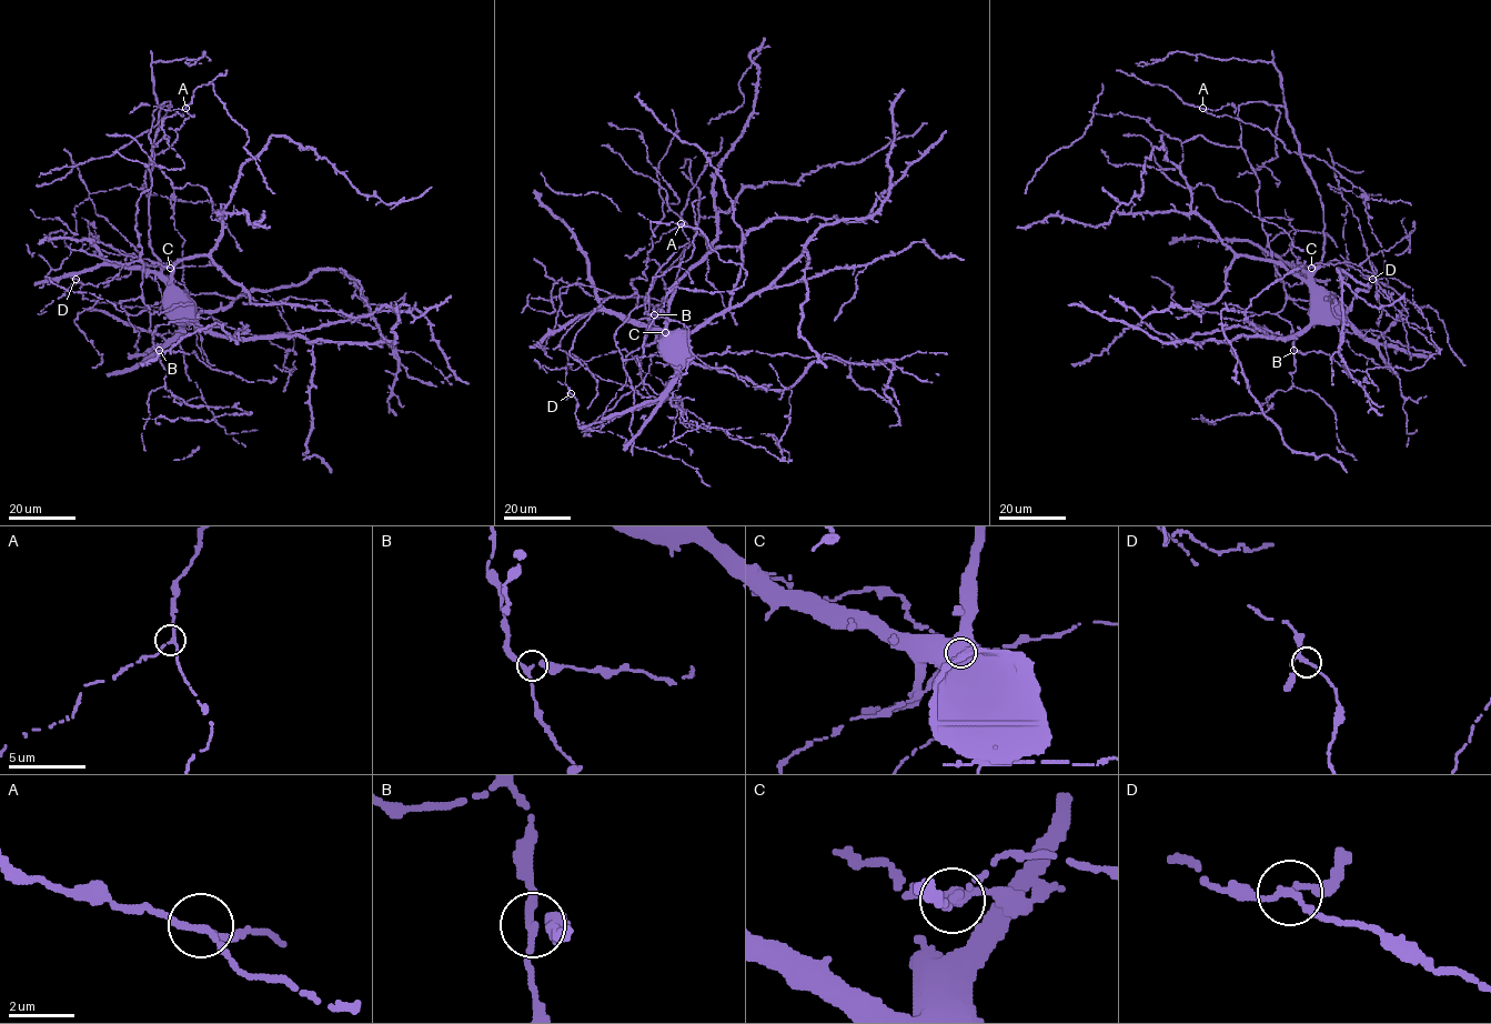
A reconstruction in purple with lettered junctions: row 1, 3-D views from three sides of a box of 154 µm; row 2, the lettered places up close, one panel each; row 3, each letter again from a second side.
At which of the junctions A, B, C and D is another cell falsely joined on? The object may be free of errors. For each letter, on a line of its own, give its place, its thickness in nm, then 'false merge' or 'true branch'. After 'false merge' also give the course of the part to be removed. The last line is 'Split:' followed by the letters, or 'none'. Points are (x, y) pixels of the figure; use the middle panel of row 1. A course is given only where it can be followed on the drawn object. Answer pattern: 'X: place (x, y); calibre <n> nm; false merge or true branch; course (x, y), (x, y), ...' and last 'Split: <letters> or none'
A: place (681, 223); calibre 190 nm; true branch
B: place (654, 314); calibre 200 nm; true branch
C: place (665, 332); calibre 200 nm; false merge; course (665, 331), (644, 383), (678, 399), (692, 425), (721, 429), (782, 461), (792, 391), (769, 363)
D: place (571, 393); calibre 200 nm; true branch
Split: C

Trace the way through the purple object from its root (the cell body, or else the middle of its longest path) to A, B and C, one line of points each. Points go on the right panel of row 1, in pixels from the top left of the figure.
A: (1310, 310), (1310, 275), (1323, 254), (1325, 222), (1320, 196), (1302, 154), (1289, 152), (1268, 129), (1202, 108)
B: (1310, 310), (1320, 196), (1287, 109), (1240, 104), (1241, 148), (1286, 291), (1277, 314), (1291, 325), (1293, 350)
C: (1310, 310), (1310, 275), (1317, 269), (1310, 268)

